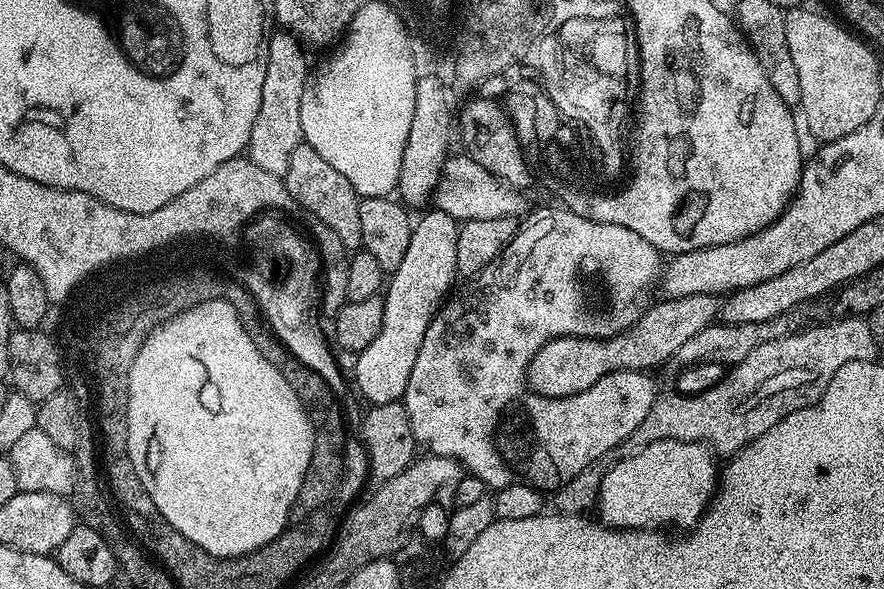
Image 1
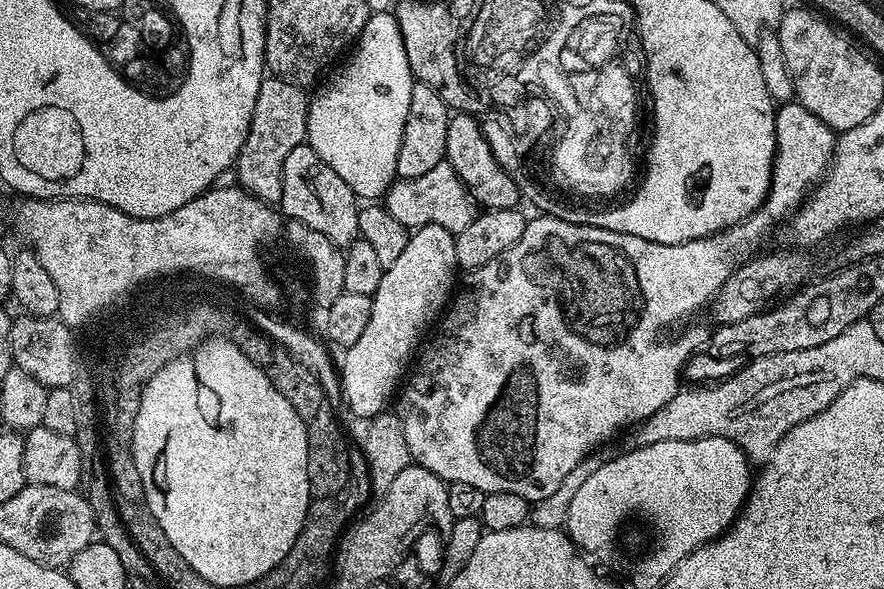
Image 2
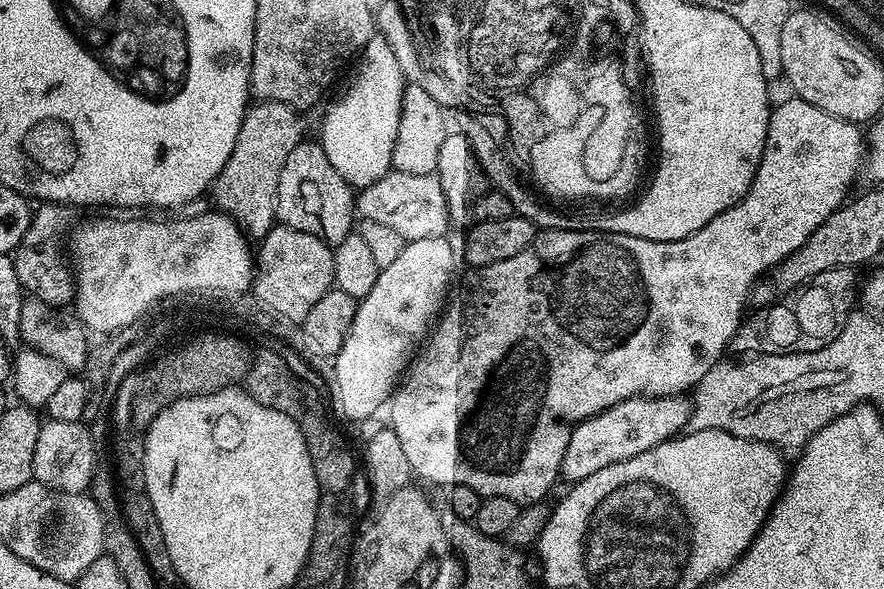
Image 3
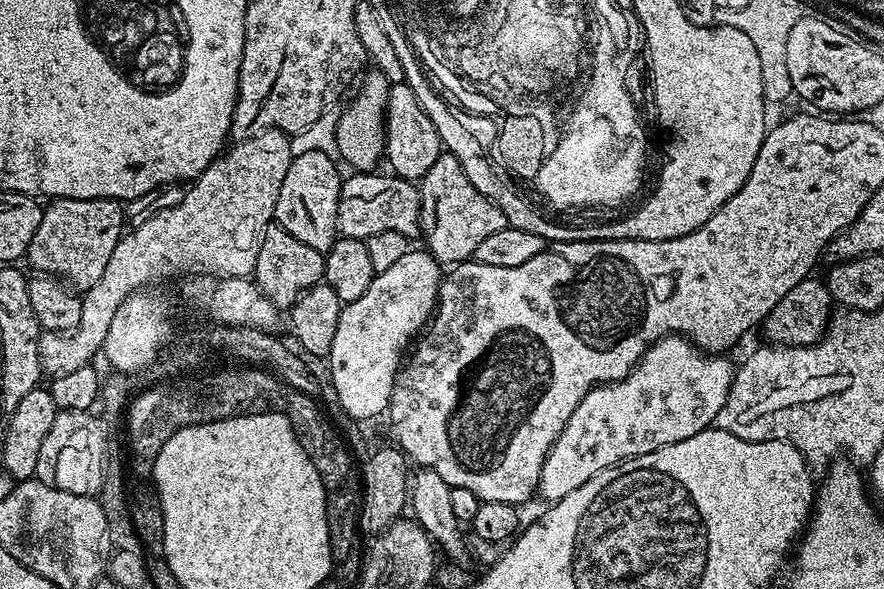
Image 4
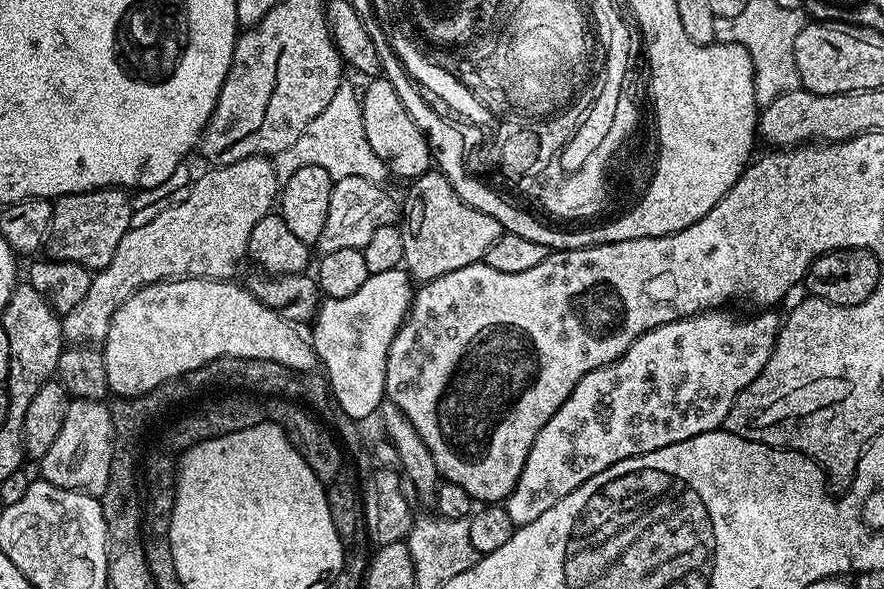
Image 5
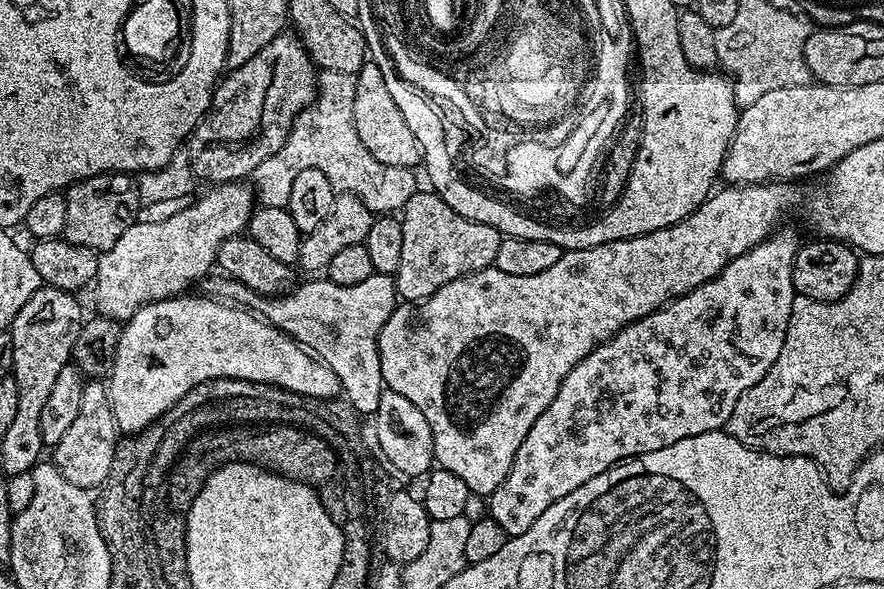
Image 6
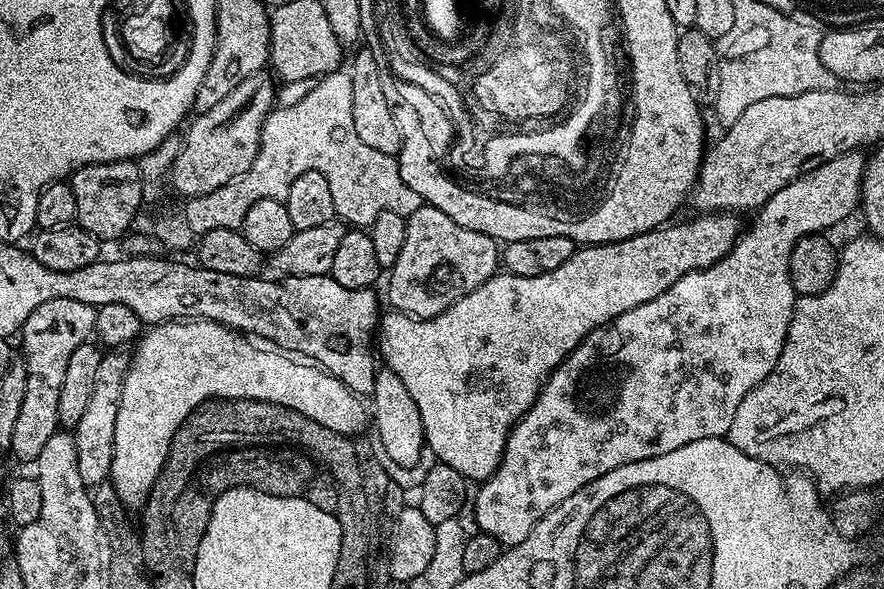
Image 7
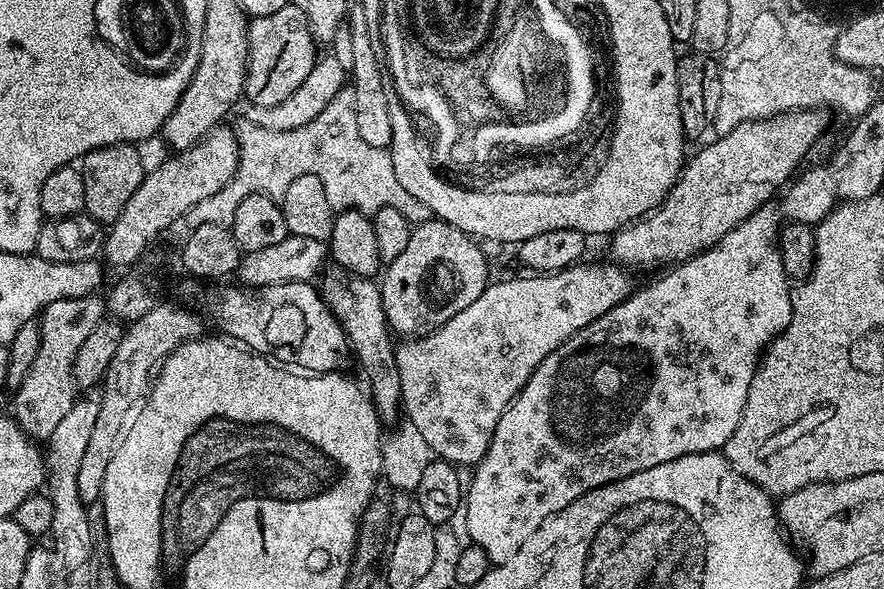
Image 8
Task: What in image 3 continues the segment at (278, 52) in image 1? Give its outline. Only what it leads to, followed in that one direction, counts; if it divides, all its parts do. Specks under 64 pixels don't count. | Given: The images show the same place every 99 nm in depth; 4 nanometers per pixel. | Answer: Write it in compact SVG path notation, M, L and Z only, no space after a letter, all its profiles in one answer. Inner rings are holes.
M262 100L253 103L244 114L244 121L238 130L238 142L234 142L234 150L226 166L222 166L222 170L216 176L215 184L210 189L210 196L216 199L215 207L232 217L249 237L264 237L276 220L278 178L282 178L282 166L286 166L286 158L290 158L290 150L294 150L294 146L298 146L305 135L304 128L300 125L300 116L301 113L297 109L286 106L282 102Z

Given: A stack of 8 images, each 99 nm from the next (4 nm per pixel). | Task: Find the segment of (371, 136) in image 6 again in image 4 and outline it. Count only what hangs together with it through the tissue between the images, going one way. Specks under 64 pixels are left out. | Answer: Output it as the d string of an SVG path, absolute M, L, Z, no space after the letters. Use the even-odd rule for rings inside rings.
M407 82L394 84L388 90L388 105L384 108L384 150L383 159L395 175L403 180L419 182L438 162L442 145L438 138L438 130L434 130L434 122L426 118L426 110L422 110L418 98L414 98L414 90Z

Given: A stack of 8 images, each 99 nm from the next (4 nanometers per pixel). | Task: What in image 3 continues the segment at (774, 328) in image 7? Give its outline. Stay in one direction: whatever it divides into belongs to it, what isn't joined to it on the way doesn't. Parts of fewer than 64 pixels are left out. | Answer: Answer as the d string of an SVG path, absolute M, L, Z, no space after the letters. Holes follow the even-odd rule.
M687 395L677 396L635 396L618 402L598 415L582 420L572 429L566 454L562 458L560 475L568 482L585 480L614 462L626 462L634 454L646 454L654 446L673 439L688 428L692 413L692 402Z

